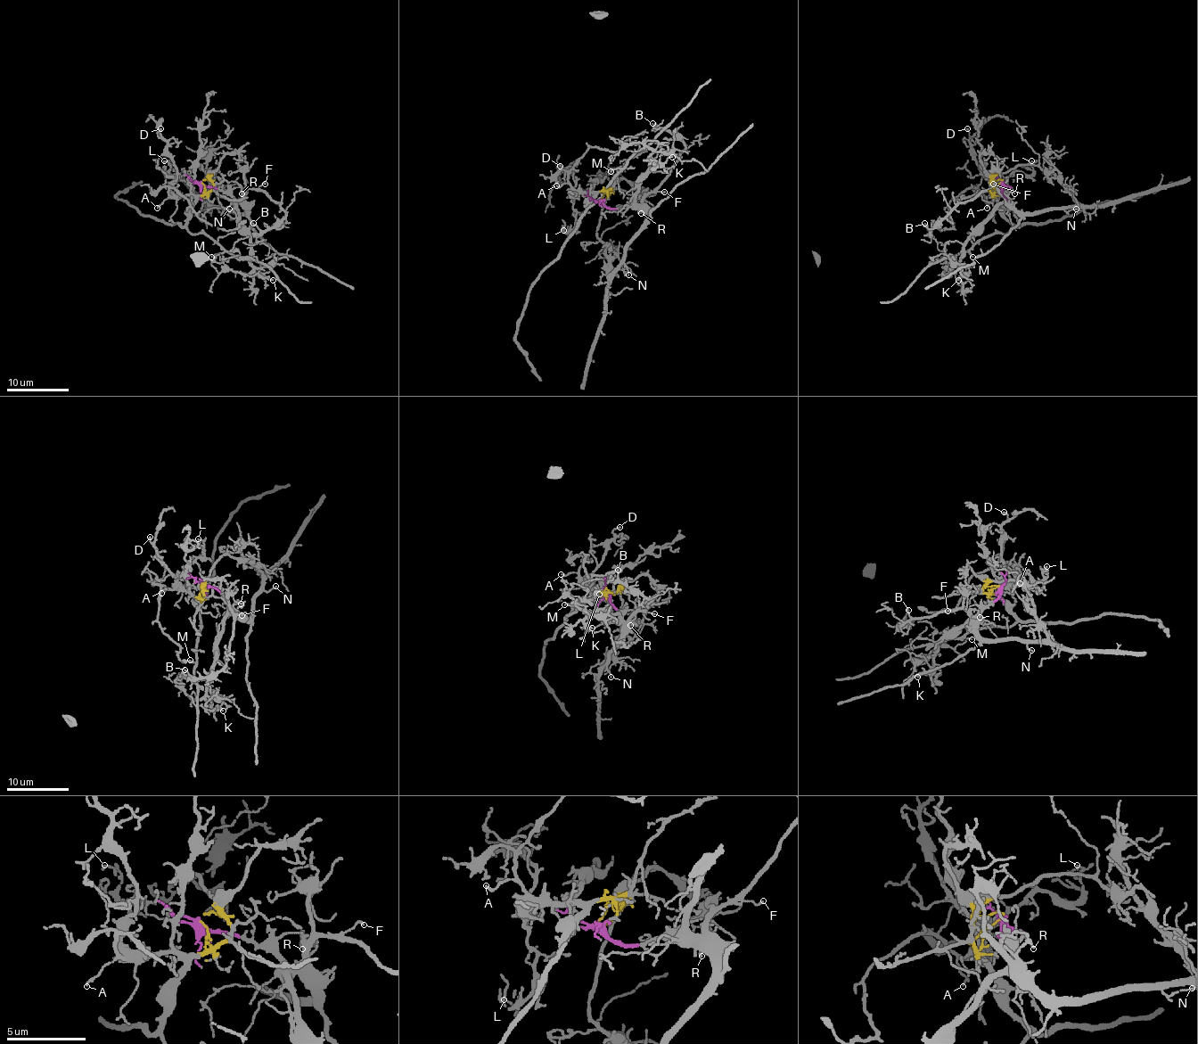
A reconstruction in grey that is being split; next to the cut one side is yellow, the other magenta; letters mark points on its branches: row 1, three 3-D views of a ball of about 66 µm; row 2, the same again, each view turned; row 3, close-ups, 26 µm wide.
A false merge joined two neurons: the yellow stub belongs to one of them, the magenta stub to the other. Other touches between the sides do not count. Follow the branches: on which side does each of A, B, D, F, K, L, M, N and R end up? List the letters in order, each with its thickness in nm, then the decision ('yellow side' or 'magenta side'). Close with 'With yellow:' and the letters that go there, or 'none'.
A: 150 nm | yellow side
B: 100 nm | magenta side
D: 150 nm | yellow side
F: 100 nm | magenta side
K: 100 nm | magenta side
L: 100 nm | yellow side
M: 100 nm | yellow side
N: 80 nm | magenta side
R: 90 nm | magenta side
With yellow: A, D, L, M

